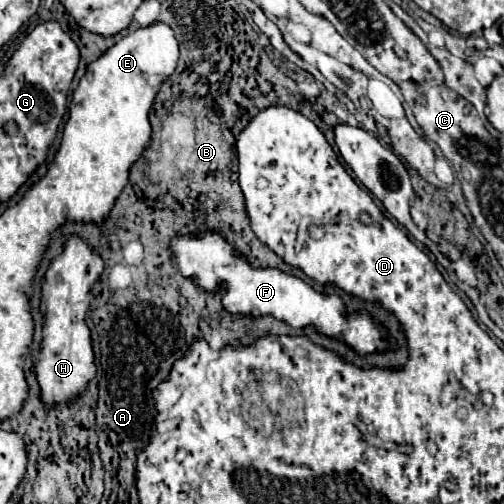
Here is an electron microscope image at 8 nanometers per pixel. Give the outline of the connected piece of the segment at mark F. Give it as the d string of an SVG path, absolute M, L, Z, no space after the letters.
M207 231L201 237L175 237L171 241L175 263L179 271L185 277L197 277L197 285L201 285L205 291L213 293L217 285L223 281L227 283L227 291L223 295L223 307L231 313L251 313L255 317L259 315L273 315L281 321L287 321L291 327L305 327L313 323L321 333L337 337L351 345L359 353L371 353L385 349L385 329L375 325L373 319L367 313L361 315L343 315L345 305L341 297L337 295L321 295L305 281L285 275L279 269L251 269L247 259L239 257L233 247L215 231Z

